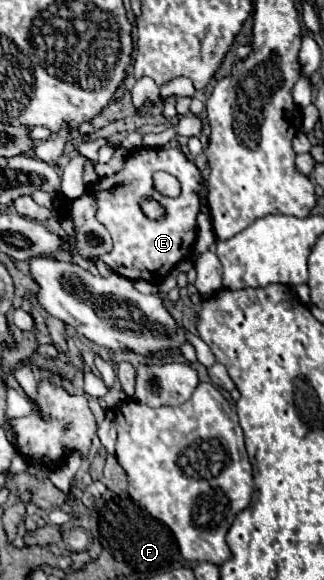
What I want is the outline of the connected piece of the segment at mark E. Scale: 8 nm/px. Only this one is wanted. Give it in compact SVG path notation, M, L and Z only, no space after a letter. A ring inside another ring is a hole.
M179 146L165 148L135 148L125 158L125 164L119 172L105 176L87 188L97 202L97 220L107 228L113 238L113 250L99 256L113 272L129 280L147 280L151 284L161 284L169 272L183 260L189 260L193 254L193 244L197 240L197 214L199 214L199 168L189 160L187 152ZM157 170L173 174L181 182L181 194L177 198L167 198L159 194L149 180ZM151 196L167 208L163 220L149 220L139 208L139 200Z

